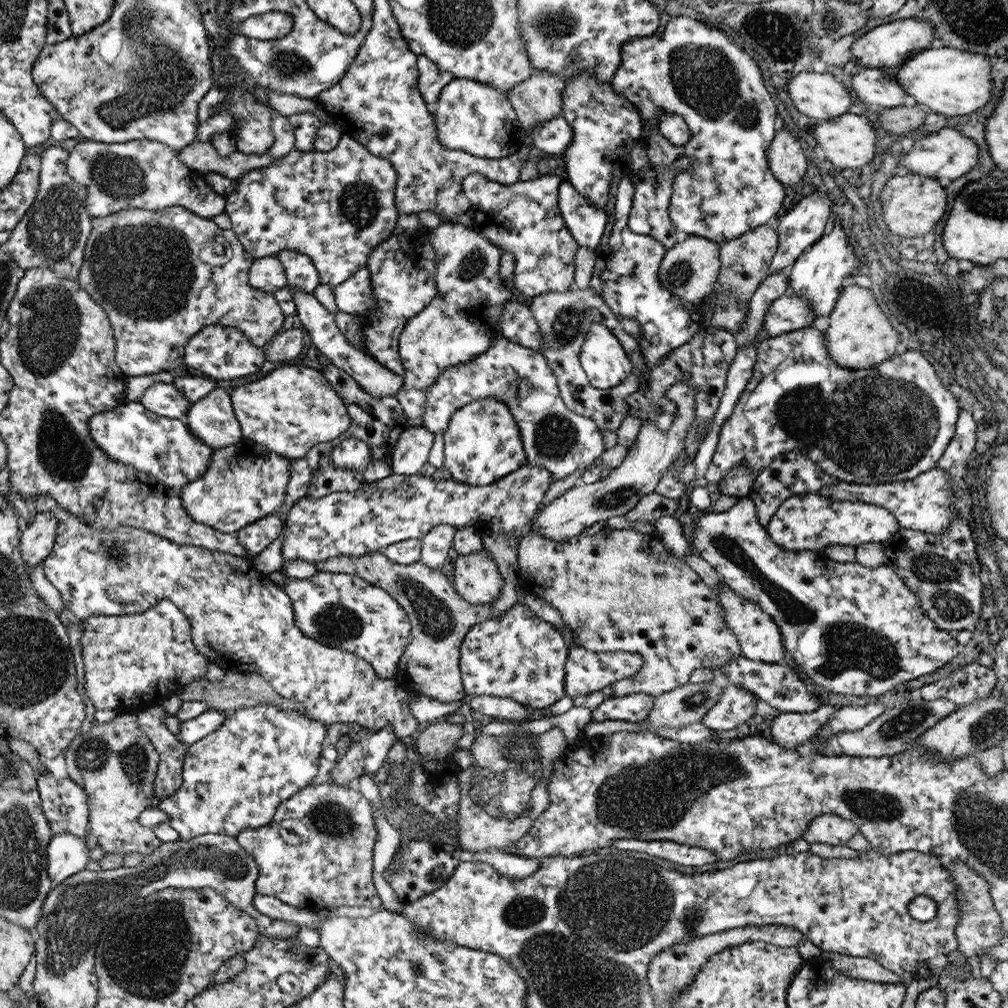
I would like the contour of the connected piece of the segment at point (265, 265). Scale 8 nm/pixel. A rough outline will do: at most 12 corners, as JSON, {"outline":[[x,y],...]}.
{"outline":[[277,256],[257,258],[250,282],[263,291],[288,286]]}

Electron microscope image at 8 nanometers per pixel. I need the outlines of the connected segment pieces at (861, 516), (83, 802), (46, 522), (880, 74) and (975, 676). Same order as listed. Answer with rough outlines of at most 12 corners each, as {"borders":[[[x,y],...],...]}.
{"borders":[[[788,498],[765,527],[784,550],[883,543],[899,529],[885,508]],[[39,774],[52,830],[85,838],[89,806],[70,777]],[[41,512],[24,524],[24,563],[41,565],[52,553],[59,519]],[[867,68],[851,85],[876,110],[903,105],[892,71]],[[972,662],[922,685],[922,699],[965,705],[998,688],[991,668]]]}

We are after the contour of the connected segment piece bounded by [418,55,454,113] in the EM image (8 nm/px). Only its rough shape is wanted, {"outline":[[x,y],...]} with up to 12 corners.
{"outline":[[418,56],[419,91],[433,113],[454,79],[429,57]]}

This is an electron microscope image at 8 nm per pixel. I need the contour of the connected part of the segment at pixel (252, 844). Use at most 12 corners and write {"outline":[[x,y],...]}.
{"outline":[[321,781],[236,839],[255,890],[314,914],[382,902],[359,790]]}

